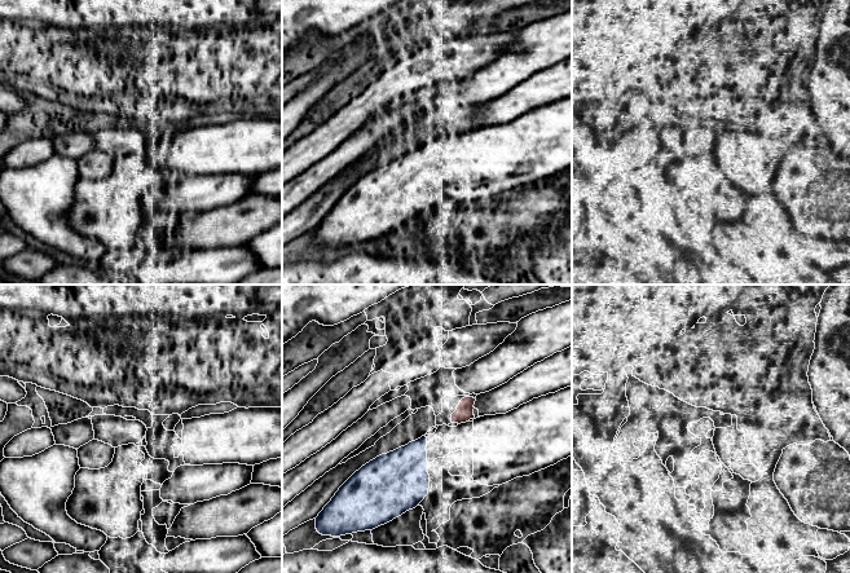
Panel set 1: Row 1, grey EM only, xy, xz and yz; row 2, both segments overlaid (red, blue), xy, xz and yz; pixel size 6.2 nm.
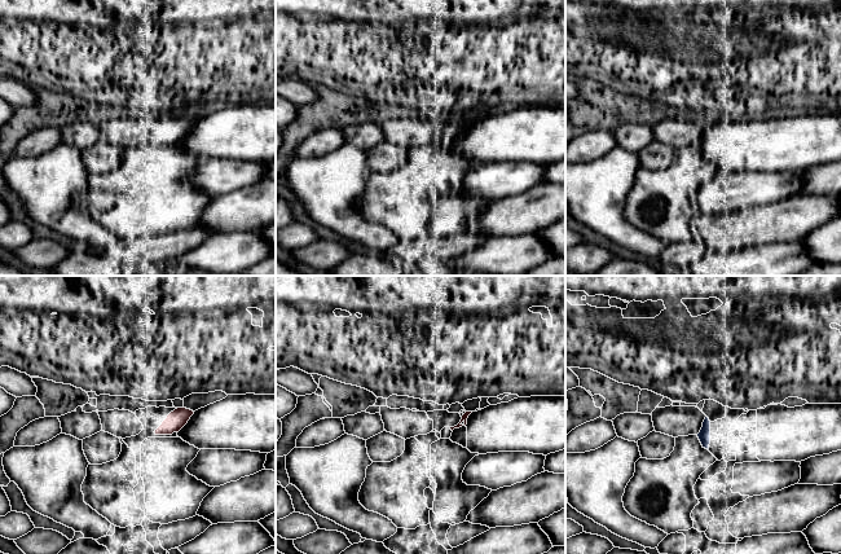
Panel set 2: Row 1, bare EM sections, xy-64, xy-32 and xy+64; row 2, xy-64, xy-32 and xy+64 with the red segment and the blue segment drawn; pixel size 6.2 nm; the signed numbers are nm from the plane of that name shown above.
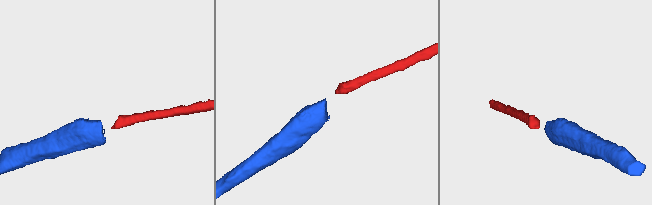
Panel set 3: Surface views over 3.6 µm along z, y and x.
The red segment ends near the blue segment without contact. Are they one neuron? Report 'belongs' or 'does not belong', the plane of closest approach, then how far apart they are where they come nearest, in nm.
does not belong; nearest in xz; 190 nm apart

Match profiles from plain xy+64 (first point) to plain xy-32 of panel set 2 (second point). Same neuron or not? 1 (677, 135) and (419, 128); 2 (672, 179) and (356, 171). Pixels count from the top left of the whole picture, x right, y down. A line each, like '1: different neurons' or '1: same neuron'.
1: same neuron
2: different neurons

